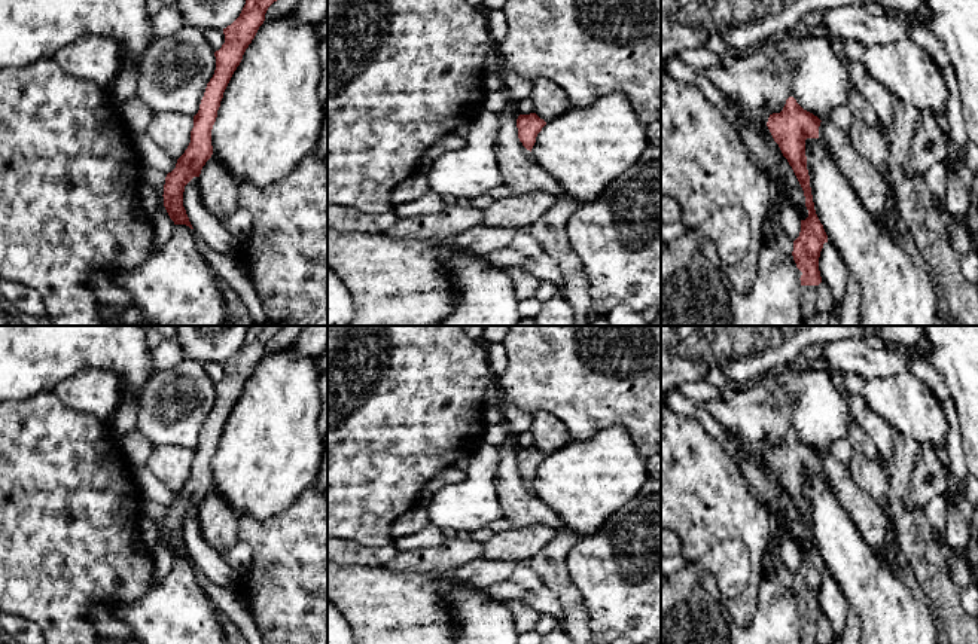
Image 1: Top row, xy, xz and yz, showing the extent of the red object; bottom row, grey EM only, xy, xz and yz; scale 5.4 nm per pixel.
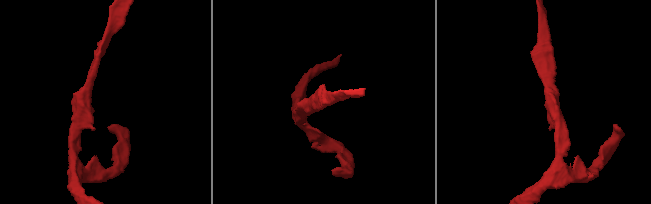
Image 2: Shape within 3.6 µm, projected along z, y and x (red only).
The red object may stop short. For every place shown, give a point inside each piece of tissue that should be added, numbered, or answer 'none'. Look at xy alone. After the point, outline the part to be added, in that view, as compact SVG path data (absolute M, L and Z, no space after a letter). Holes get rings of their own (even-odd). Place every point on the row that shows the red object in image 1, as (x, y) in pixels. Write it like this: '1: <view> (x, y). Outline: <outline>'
none

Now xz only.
none

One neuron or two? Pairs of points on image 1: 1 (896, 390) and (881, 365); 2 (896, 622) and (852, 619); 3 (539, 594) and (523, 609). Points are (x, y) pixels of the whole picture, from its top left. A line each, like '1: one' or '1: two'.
1: two
2: two
3: two

